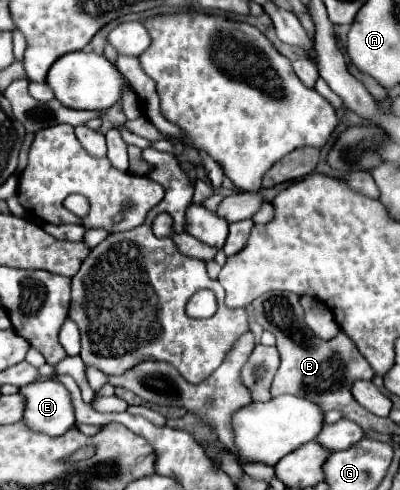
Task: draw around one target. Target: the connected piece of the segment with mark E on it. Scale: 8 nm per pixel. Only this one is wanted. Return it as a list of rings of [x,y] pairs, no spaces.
[[[54,379],[20,387],[26,397],[24,421],[46,435],[62,435],[74,427],[74,407],[68,389]]]

